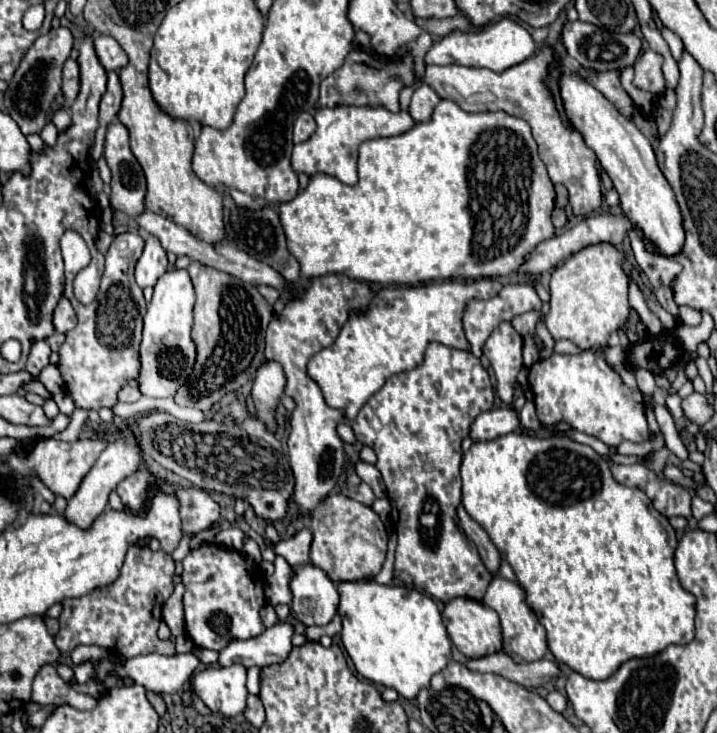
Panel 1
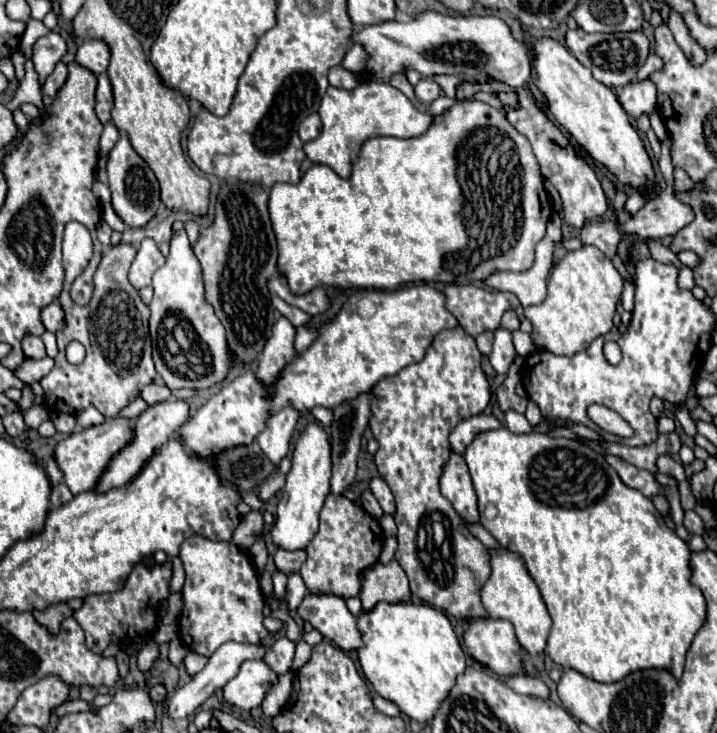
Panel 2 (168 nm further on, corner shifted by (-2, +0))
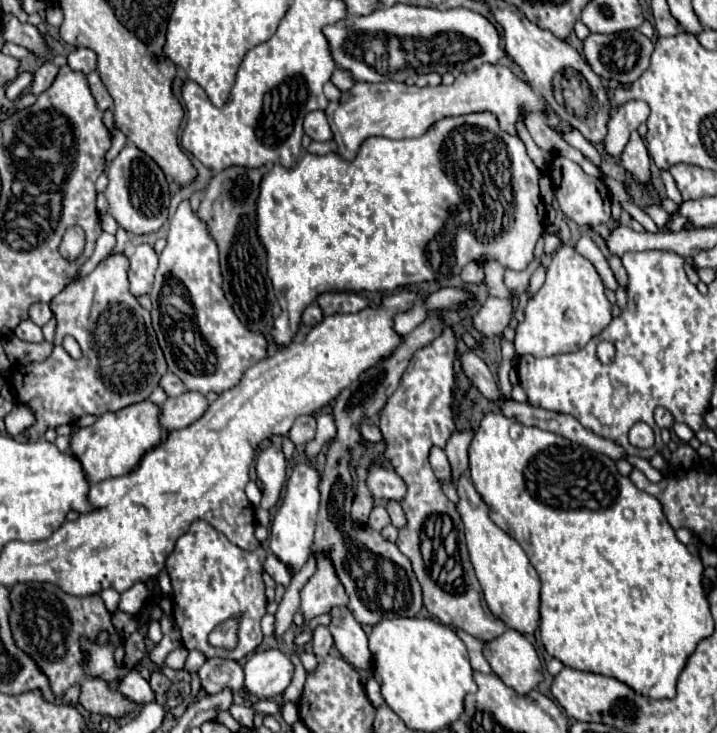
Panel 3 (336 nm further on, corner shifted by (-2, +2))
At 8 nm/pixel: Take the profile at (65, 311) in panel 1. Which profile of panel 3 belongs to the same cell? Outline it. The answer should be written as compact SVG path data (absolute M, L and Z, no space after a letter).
M36 303L30 307L30 319L38 325L38 327L44 327L50 319L52 319L52 311L48 307L48 303Z

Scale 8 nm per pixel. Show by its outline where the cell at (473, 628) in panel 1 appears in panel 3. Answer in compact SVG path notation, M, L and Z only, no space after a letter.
M506 629L500 637L484 643L492 671L514 691L526 695L542 681L542 665L532 643L514 629Z

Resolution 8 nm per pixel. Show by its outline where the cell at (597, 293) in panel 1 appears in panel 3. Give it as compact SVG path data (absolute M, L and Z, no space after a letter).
M562 245L552 255L552 261L546 269L544 285L534 295L534 299L530 299L528 305L526 305L524 321L516 327L514 347L516 347L518 355L530 353L534 357L552 357L552 355L558 355L558 353L574 353L574 351L582 349L594 335L598 335L602 329L608 327L608 323L612 321L610 311L612 311L612 305L606 297L606 287L602 283L602 277L596 271L596 267L586 257L576 253L572 245Z

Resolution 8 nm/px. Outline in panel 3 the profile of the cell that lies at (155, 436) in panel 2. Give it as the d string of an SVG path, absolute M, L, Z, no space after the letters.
M186 391L180 397L166 399L164 405L160 407L160 427L164 431L188 427L188 423L194 423L196 419L200 419L206 407L208 407L206 397L196 391Z

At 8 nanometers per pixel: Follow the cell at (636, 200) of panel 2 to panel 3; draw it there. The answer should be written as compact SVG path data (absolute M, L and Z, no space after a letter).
M646 205L646 207L642 207L642 211L644 211L646 215L650 215L660 229L664 229L664 225L668 223L668 217L670 217L670 215L668 215L664 209L660 209L658 205Z

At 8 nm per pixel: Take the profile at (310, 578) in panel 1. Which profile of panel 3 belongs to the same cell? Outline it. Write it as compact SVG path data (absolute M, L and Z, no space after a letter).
M334 607L330 611L330 619L328 629L340 655L356 669L370 669L372 653L368 649L368 637L362 625L356 623L354 615L346 607Z

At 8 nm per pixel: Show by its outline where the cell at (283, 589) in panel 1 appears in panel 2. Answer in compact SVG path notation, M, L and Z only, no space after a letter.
M294 573L290 579L288 579L288 591L286 591L286 599L288 599L288 607L290 611L296 611L298 605L302 603L306 595L306 587L304 587L304 581L298 573Z

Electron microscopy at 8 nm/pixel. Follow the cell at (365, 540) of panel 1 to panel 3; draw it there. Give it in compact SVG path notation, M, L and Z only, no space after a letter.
M314 553L314 559L316 559L316 573L308 579L308 583L300 591L300 611L306 621L316 615L328 613L336 605L348 603L348 595L336 575L330 555Z

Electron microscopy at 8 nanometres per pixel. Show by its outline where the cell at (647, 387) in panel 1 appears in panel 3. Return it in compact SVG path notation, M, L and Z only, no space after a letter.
M658 407L658 409L654 411L654 419L656 419L656 425L658 425L658 427L666 427L666 429L670 429L672 423L674 423L672 413L670 413L668 409L664 409L664 407Z

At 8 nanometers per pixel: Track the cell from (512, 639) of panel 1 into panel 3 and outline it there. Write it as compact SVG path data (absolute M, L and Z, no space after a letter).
M462 473L456 483L460 503L456 505L458 513L462 515L464 529L466 529L466 543L470 561L474 565L476 577L480 581L480 587L484 591L484 599L490 607L490 611L506 623L506 627L526 633L536 633L540 625L540 579L536 569L530 565L524 549L514 541L510 535L506 535L502 529L498 529L490 517L488 507L482 501L482 497L476 493L470 473Z

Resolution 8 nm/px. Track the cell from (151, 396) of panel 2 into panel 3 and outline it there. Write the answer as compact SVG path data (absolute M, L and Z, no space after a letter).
M166 373L164 379L160 379L160 387L164 389L164 393L168 397L178 397L178 395L182 395L186 391L184 383L176 375L172 375L172 373Z

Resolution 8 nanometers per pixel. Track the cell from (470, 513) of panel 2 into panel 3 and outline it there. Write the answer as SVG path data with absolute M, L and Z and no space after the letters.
M432 447L432 451L430 451L430 465L432 465L432 469L434 469L434 473L436 473L436 477L440 481L456 483L456 479L452 477L452 467L450 467L450 463L446 459L446 453L442 449Z

